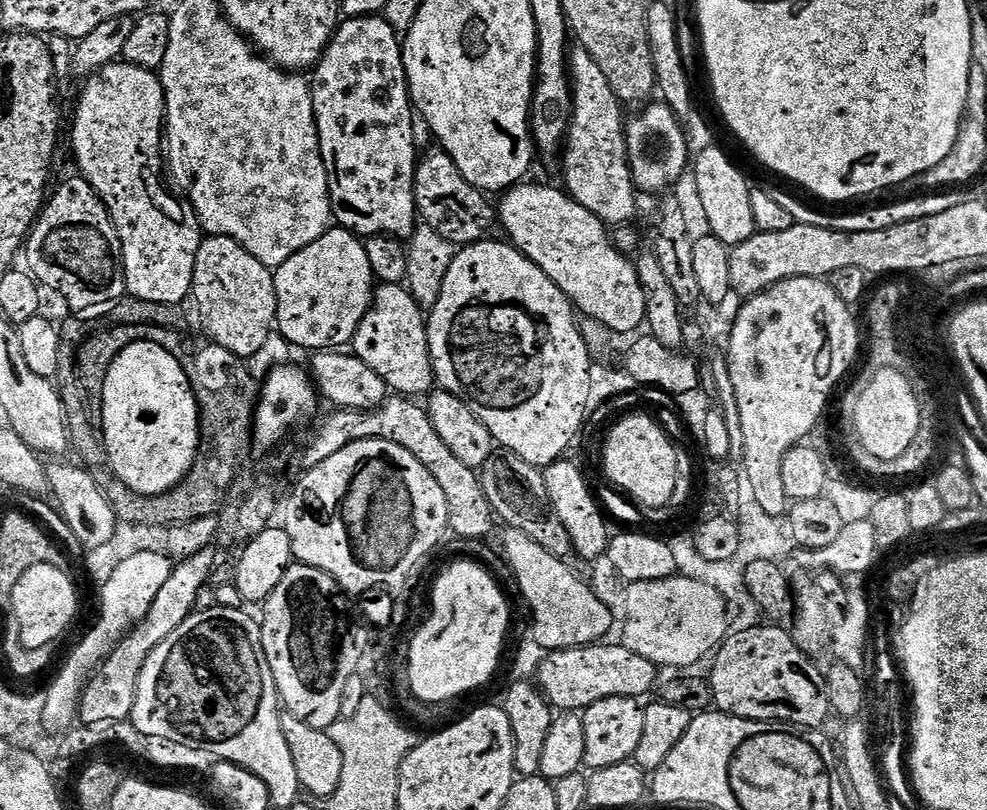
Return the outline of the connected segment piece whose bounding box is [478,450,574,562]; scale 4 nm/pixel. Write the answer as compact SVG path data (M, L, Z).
M496 450L478 469L478 475L480 485L490 502L493 513L499 519L501 516L507 527L522 530L522 534L534 538L534 542L538 542L538 546L550 550L560 560L568 562L573 559L572 539L570 534L566 534L566 526L562 526L562 522L550 502L550 494L546 490L546 482L541 469L518 458L518 454L507 450Z

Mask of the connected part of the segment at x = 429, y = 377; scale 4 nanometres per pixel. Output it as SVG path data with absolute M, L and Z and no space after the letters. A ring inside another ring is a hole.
M380 284L372 293L372 303L369 304L362 322L358 326L356 336L350 345L351 351L374 374L378 374L388 383L393 393L409 398L420 398L431 393L434 388L434 373L432 370L432 355L428 349L428 325L426 312L418 306L418 302L410 295L404 284Z

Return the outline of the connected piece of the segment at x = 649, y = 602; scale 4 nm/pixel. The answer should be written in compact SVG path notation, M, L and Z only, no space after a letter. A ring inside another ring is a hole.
M677 574L665 580L628 584L626 590L622 643L658 666L672 668L668 670L691 669L688 667L707 652L715 653L729 635L728 604L723 594L704 580Z

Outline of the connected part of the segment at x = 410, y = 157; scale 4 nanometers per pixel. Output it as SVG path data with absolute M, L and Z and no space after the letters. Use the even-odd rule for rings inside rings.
M380 14L345 19L332 33L332 41L320 55L320 62L312 74L310 83L316 129L320 153L328 171L328 193L335 223L361 238L411 237L418 227L414 198L418 137L414 127L414 105L408 94L401 37Z

